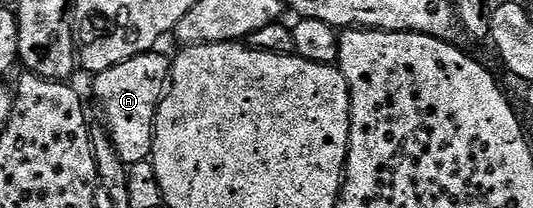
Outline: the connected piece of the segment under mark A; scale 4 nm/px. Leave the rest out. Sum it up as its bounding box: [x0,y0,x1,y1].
[92,54,170,165]

